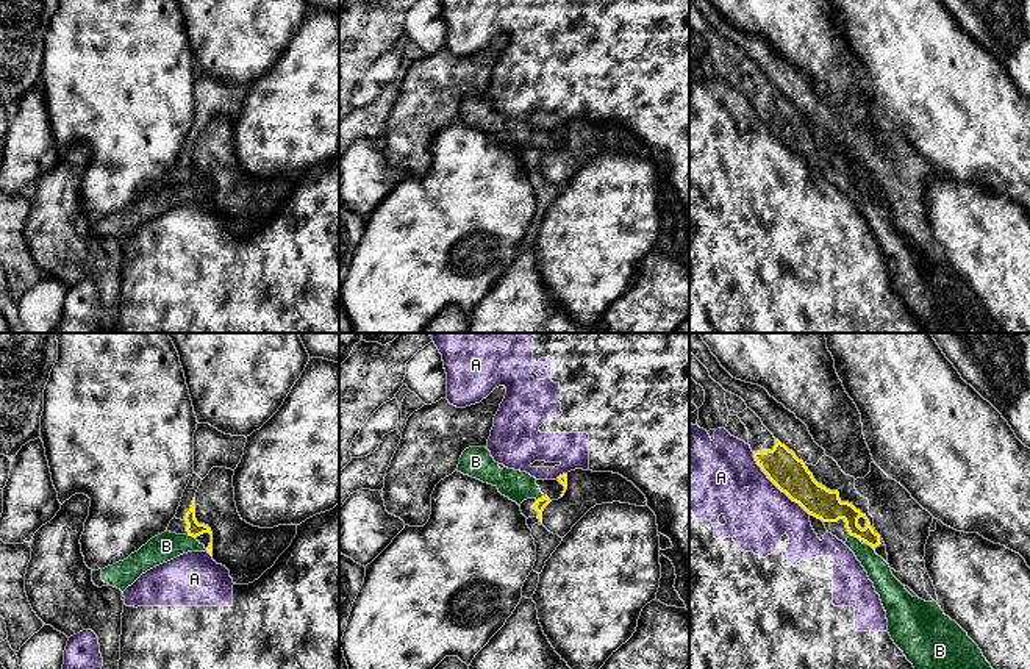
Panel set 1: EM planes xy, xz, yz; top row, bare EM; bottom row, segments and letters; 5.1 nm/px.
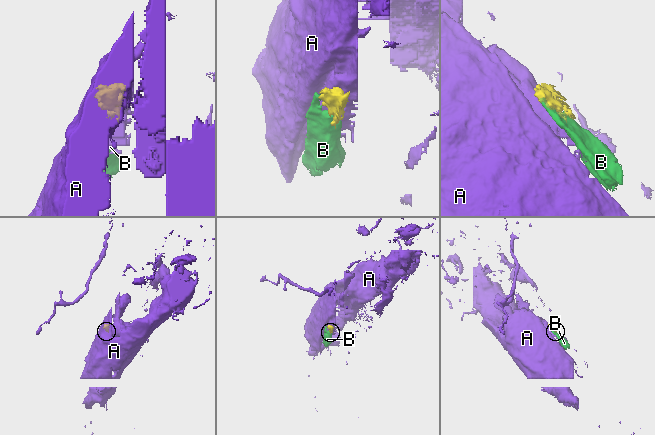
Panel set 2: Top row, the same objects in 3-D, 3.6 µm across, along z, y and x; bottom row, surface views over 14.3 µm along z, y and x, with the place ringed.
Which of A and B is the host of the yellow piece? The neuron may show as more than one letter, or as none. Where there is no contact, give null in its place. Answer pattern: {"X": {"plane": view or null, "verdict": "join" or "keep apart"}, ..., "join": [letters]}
{"A": {"plane": "yz", "verdict": "keep apart"}, "B": {"plane": "yz", "verdict": "join"}, "join": ["B"]}

